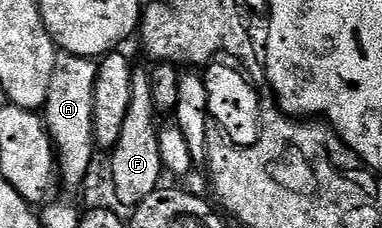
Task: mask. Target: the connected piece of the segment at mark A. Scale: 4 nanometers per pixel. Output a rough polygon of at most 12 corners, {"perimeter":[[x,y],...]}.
{"perimeter":[[60,52],[42,109],[58,176],[80,188],[98,152],[95,59]]}

